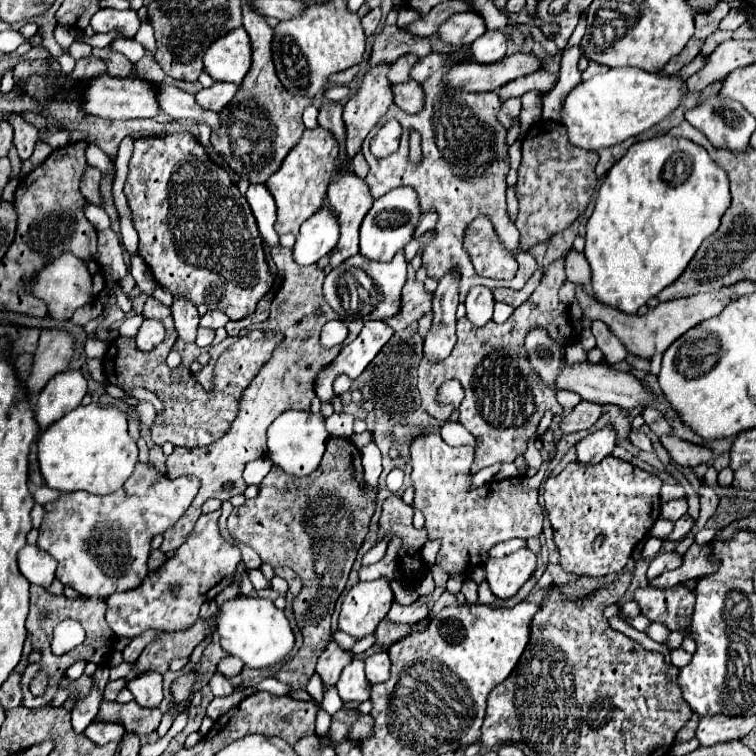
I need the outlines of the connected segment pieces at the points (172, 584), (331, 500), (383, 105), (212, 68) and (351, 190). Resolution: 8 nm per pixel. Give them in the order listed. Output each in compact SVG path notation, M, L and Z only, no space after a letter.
M221 509L201 515L189 533L187 541L175 549L159 569L151 571L139 589L127 593L113 593L107 597L107 623L117 637L137 637L147 629L165 633L187 631L199 615L201 605L209 593L225 589L241 563L241 551L235 543L227 543L219 533L218 520Z
M331 437L327 441L327 451L323 459L313 473L297 479L297 477L287 475L277 465L273 465L267 477L259 485L259 495L255 499L247 499L243 507L235 507L227 519L227 527L235 541L251 545L259 553L261 561L271 567L275 565L291 567L303 581L301 593L293 599L293 617L303 633L303 645L293 659L289 659L285 665L281 665L273 673L275 679L289 683L295 689L305 689L309 677L315 673L319 655L325 651L325 647L331 641L331 613L333 613L337 597L345 589L347 575L351 571L355 555L367 535L369 521L375 513L377 491L379 491L379 485L369 485L363 477L361 451L355 447L355 443L351 439Z
M379 65L379 69L365 73L359 91L343 107L343 121L347 127L347 161L351 161L361 151L363 139L391 105L391 83L385 77L387 71L389 65Z
M243 27L219 37L203 53L203 67L213 81L239 85L251 67L251 43Z
M343 169L337 173L337 179L329 185L327 189L327 197L329 197L329 209L331 209L331 215L339 221L339 231L341 231L341 237L339 237L339 243L335 245L335 249L331 251L331 257L329 257L329 267L335 269L339 267L345 259L353 257L359 253L359 225L363 221L363 217L367 215L367 209L371 207L371 193L367 189L367 183L359 177L355 177L351 171Z

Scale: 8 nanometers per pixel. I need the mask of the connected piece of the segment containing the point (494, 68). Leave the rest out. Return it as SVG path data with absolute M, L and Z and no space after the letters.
M513 53L491 65L481 65L477 61L463 61L455 65L451 73L447 73L447 81L467 91L483 93L483 91L495 91L517 77L535 73L539 67L541 59L537 59L533 53Z

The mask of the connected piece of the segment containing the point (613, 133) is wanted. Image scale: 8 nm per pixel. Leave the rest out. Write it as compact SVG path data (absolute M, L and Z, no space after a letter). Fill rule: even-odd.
M617 67L581 81L575 89L571 89L561 107L561 123L567 127L567 141L573 147L599 151L651 129L655 123L675 111L683 97L683 79L675 79L665 73L655 75L635 67Z

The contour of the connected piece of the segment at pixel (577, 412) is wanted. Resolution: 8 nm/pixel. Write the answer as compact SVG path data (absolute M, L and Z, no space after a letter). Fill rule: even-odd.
M581 401L569 415L561 419L561 431L563 433L577 433L581 429L589 429L601 415L601 405L591 401Z

